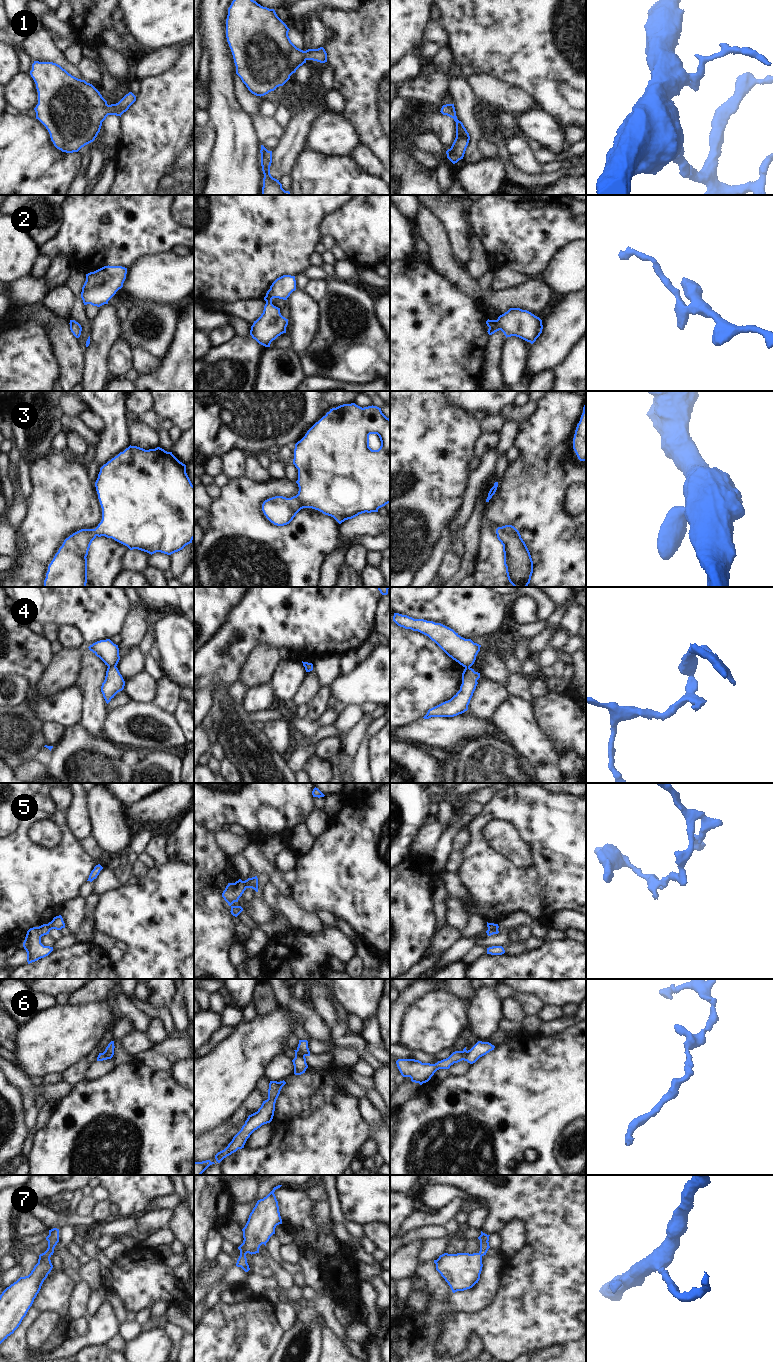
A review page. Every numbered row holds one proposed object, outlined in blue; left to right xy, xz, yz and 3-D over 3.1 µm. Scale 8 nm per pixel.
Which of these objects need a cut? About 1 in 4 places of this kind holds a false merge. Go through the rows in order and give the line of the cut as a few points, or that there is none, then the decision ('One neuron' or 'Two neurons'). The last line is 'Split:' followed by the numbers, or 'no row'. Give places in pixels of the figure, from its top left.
1: No split. One neuron
2: No split. One neuron
3: No split. One neuron
4: Split along xy (108, 666), (115, 667). Two neurons
5: Split along xz (243, 881), (246, 887). Two neurons
6: No split. One neuron
7: No split. One neuron
Split: 4, 5

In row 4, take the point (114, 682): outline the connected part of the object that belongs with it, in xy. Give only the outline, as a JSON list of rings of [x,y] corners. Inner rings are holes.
[[[108,667],[105,680],[101,686],[101,692],[108,704],[114,696],[122,691],[125,686],[125,681],[117,667]]]

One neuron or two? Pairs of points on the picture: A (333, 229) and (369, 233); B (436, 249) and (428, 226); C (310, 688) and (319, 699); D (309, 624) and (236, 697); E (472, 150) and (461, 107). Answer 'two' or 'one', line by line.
A: one
B: one
C: two
D: two
E: one

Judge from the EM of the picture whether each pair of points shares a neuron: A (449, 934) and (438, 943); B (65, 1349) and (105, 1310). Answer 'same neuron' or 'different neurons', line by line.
A: same neuron
B: same neuron

